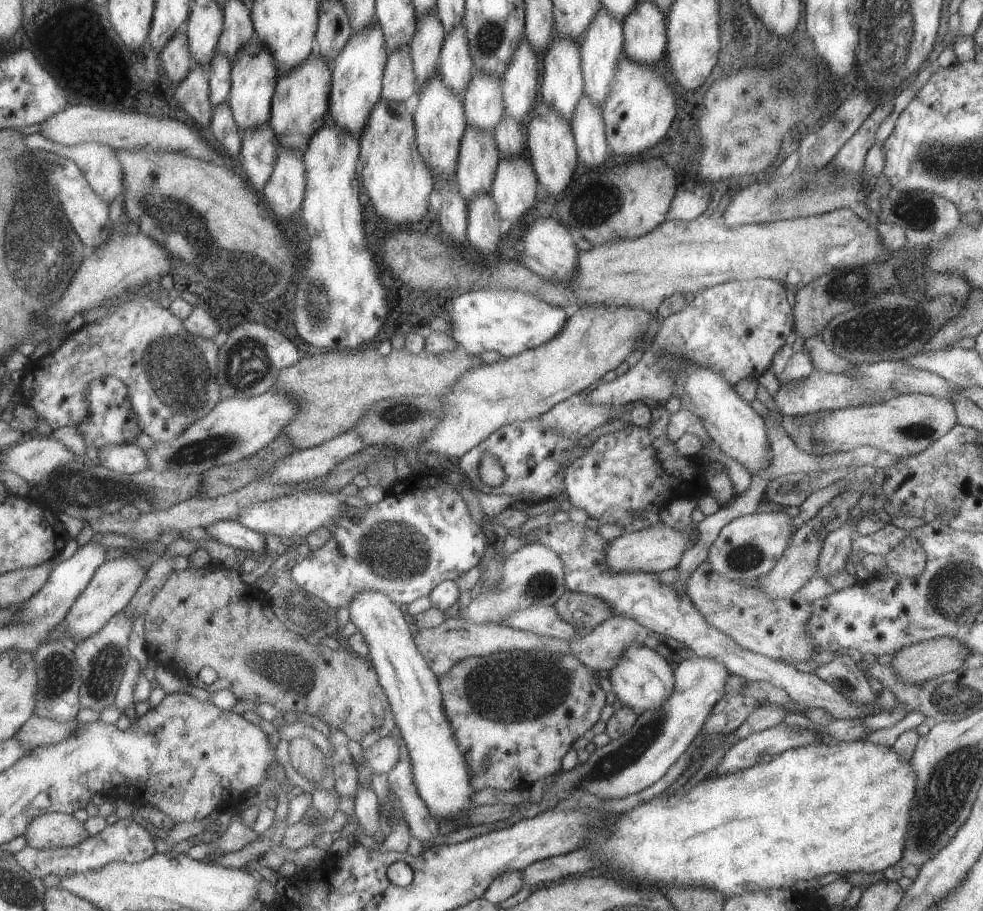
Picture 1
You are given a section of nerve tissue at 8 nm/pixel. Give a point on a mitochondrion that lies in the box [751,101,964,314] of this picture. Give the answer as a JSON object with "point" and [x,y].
{"point":[918,211]}

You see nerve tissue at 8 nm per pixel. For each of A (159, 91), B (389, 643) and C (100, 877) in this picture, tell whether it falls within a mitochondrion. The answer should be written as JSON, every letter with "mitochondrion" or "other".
{"A":"other","B":"other","C":"other"}

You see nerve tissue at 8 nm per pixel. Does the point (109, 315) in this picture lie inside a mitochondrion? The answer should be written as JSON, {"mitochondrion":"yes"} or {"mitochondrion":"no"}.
{"mitochondrion":"no"}

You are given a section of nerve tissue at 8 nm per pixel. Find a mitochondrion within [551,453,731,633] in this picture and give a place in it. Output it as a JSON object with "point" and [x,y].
{"point":[636,591]}

